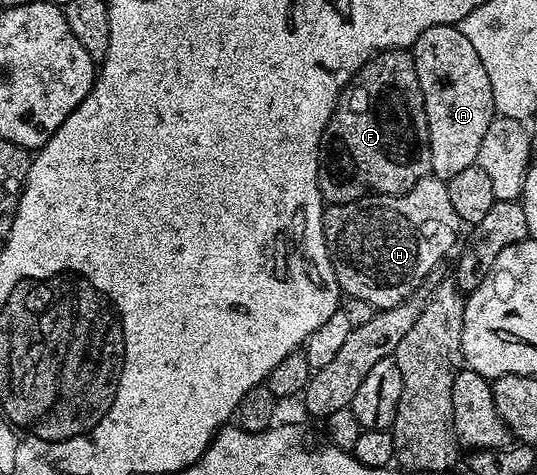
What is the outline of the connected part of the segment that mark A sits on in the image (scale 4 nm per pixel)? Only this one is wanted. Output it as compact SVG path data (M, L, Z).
M438 24L429 27L417 38L413 55L427 115L431 147L430 175L445 182L453 178L453 174L477 163L481 138L485 138L489 122L497 115L493 86L489 86L489 74L485 74L485 65L477 50L473 50L469 38L465 38L459 26Z

